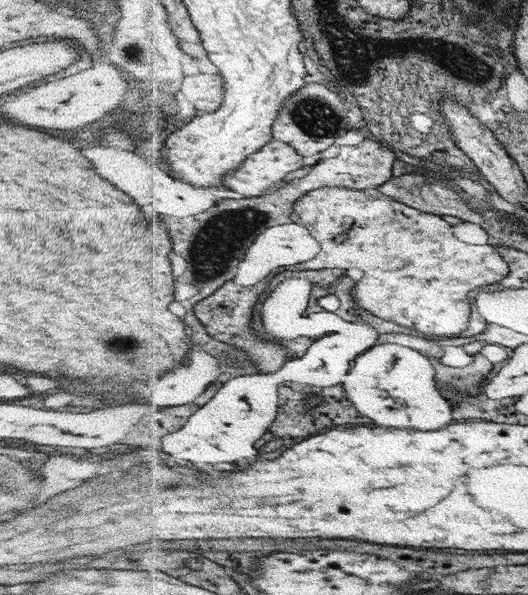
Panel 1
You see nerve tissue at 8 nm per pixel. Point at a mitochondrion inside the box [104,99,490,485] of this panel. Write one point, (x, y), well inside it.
(218, 240)

